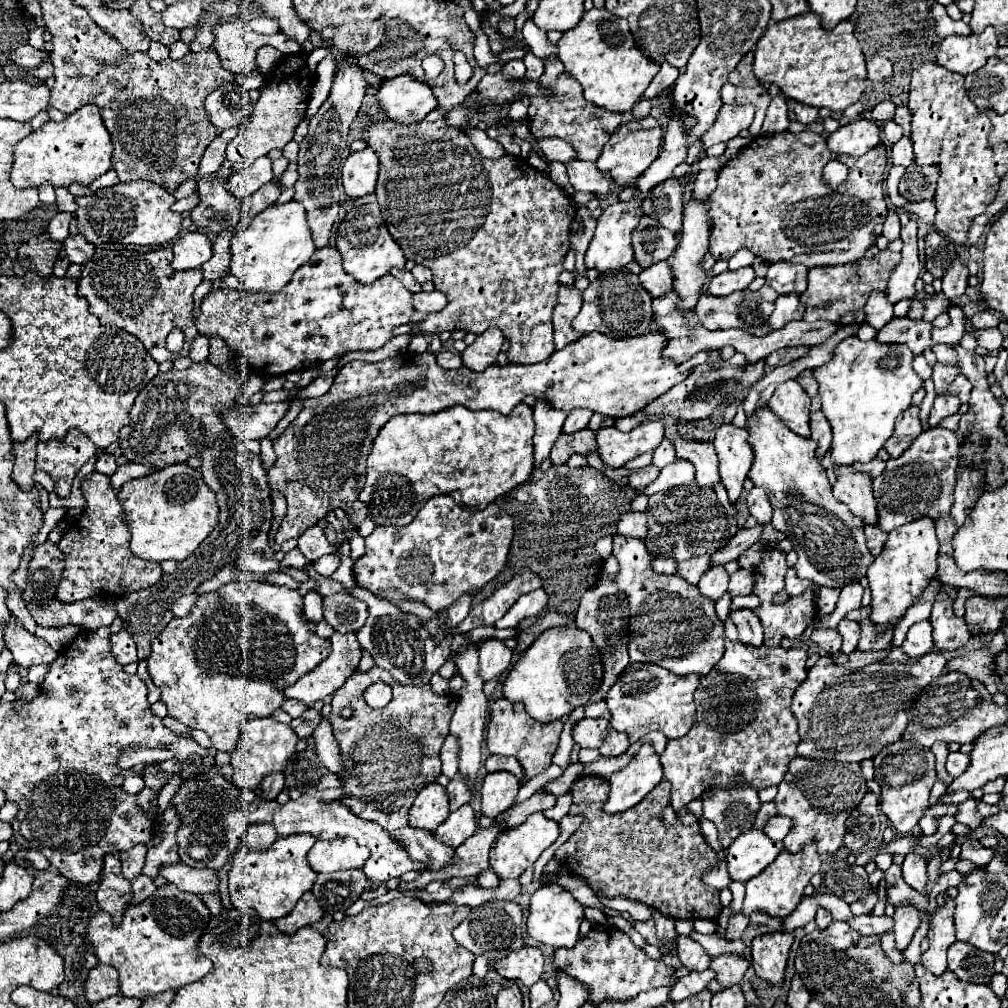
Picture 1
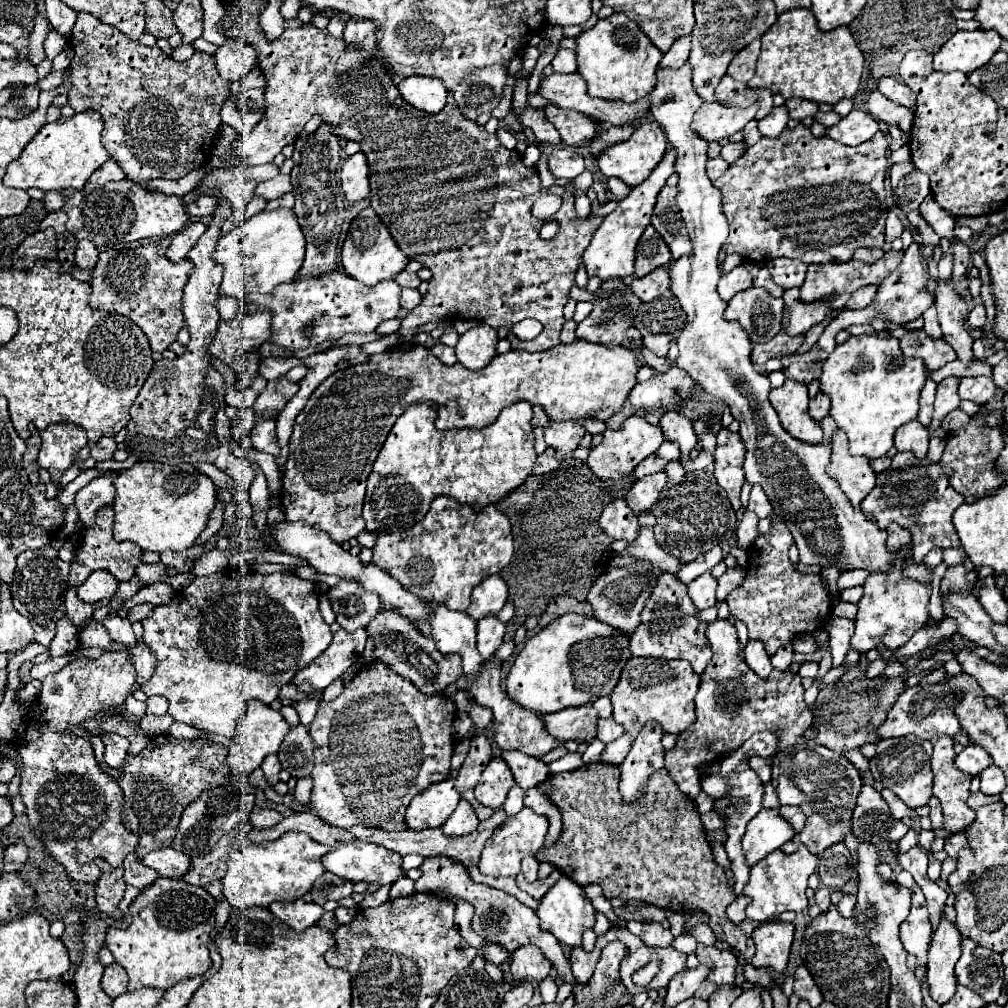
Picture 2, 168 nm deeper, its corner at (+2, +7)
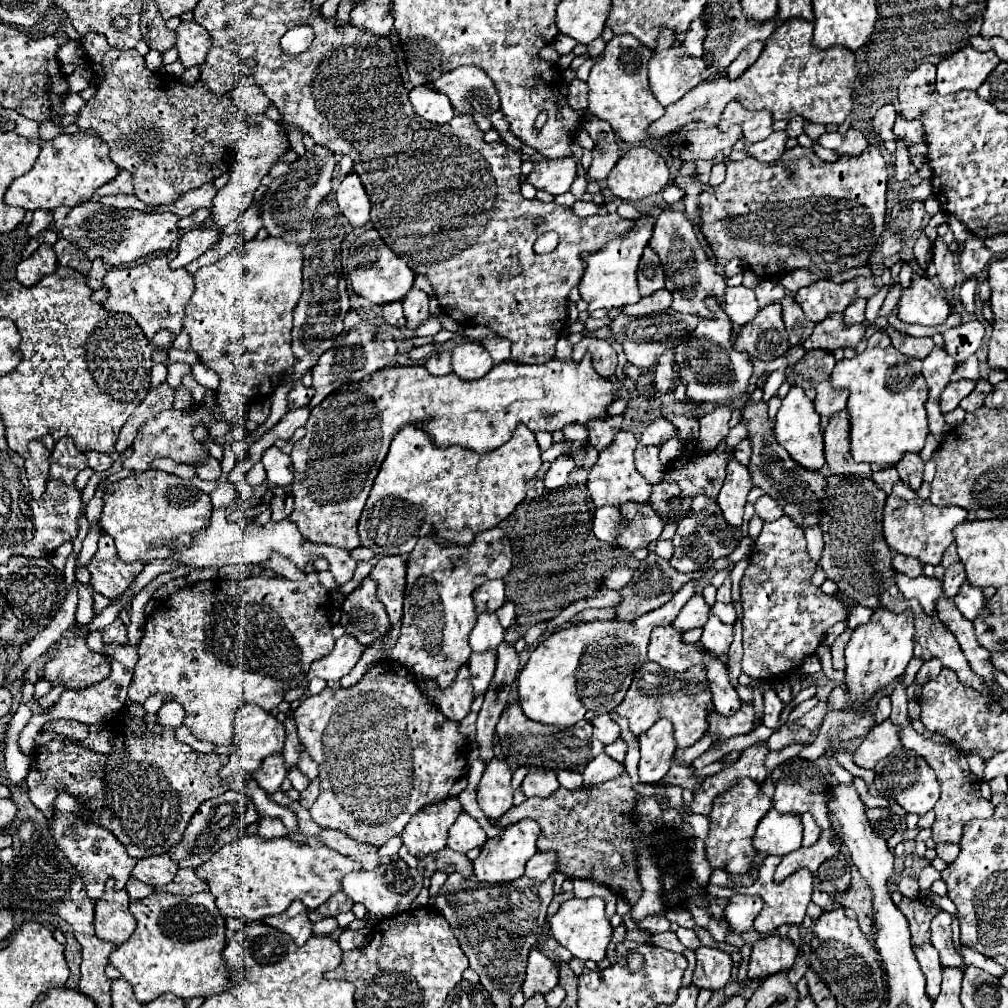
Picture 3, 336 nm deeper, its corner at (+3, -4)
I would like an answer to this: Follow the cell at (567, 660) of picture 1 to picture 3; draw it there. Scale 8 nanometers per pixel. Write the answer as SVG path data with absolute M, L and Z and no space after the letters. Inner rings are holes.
M687 583L687 587L677 591L663 607L657 607L631 623L575 623L549 635L535 647L517 677L517 701L523 713L533 721L557 727L571 727L581 719L591 721L595 715L611 713L625 697L637 667L647 661L651 631L659 625L673 623L681 607L693 597L697 585L699 583Z

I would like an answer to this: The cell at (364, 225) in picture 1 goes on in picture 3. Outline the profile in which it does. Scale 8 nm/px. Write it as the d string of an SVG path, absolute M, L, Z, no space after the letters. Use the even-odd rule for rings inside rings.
M369 229L365 233L361 233L355 243L349 249L349 279L351 279L351 287L357 295L369 299L375 305L385 305L391 301L401 301L415 279L415 273L407 267L407 263L403 263L403 259L399 259L379 237L379 233L375 229Z

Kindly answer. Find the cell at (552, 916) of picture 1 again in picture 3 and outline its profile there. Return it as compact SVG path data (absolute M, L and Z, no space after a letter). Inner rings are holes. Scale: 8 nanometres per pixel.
M589 897L589 899L567 899L561 903L559 911L551 917L547 917L549 923L549 933L551 937L563 945L565 949L571 951L573 957L577 959L591 959L591 961L601 961L605 957L609 939L611 939L611 923L605 917L605 903L601 897Z

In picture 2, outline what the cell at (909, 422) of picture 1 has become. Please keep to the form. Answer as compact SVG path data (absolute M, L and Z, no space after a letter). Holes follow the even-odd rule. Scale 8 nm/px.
M912 420L912 424L904 424L904 428L896 430L894 448L898 452L914 452L914 456L922 460L928 454L928 440L928 430L918 420Z

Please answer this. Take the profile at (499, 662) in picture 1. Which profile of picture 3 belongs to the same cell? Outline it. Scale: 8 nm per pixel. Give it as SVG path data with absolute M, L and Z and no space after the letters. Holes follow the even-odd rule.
M481 613L477 617L477 623L469 635L469 645L473 653L493 651L499 647L499 643L505 637L505 629L501 627L495 613Z

